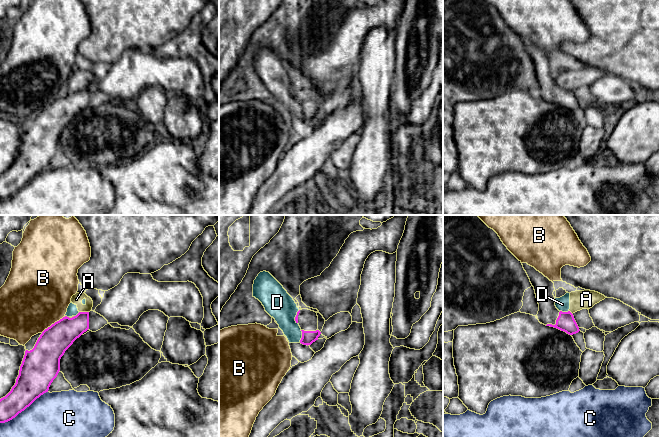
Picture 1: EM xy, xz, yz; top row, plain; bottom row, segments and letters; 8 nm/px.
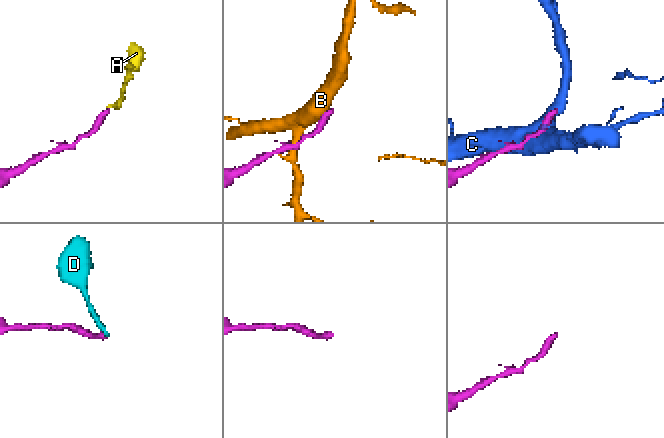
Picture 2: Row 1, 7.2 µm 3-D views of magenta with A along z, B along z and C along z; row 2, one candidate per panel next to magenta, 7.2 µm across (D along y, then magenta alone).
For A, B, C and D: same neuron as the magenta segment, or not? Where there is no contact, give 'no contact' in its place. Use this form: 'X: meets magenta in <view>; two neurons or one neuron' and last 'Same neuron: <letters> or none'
A: meets magenta in xy; two neurons
B: meets magenta in xy; two neurons
C: meets magenta in xy; two neurons
D: meets magenta in xz; two neurons
Same neuron: none

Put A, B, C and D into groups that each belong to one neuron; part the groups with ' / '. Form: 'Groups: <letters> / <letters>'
Groups: A D / B / C

